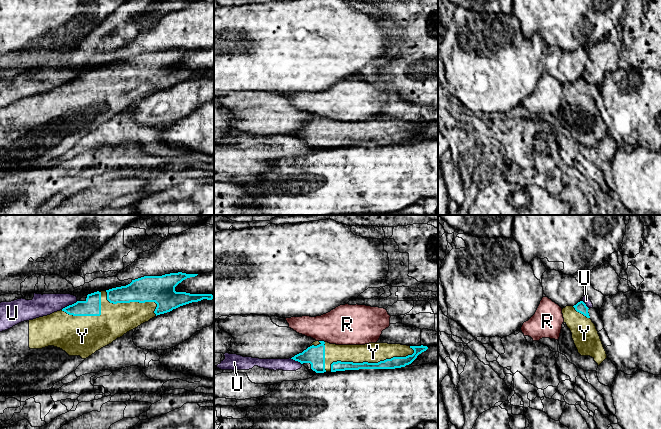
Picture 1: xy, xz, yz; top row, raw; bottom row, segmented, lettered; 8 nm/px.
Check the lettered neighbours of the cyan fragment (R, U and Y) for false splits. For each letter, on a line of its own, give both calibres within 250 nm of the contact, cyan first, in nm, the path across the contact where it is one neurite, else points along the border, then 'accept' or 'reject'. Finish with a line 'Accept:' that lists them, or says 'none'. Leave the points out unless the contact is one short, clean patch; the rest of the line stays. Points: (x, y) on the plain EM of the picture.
R: 160/320 nm | reject
U: 140/180 nm | along xy (77, 77), (61, 85) | reject
Y: 100/160 nm | accept
Accept: Y

